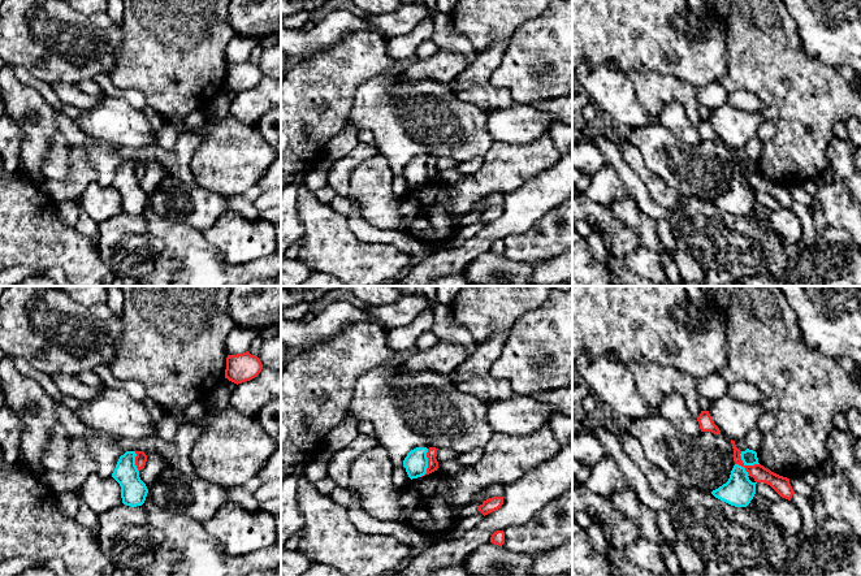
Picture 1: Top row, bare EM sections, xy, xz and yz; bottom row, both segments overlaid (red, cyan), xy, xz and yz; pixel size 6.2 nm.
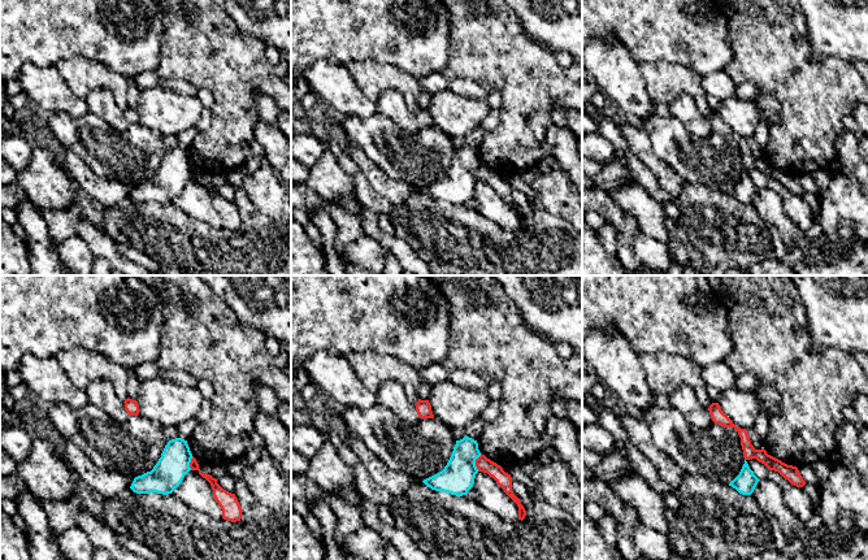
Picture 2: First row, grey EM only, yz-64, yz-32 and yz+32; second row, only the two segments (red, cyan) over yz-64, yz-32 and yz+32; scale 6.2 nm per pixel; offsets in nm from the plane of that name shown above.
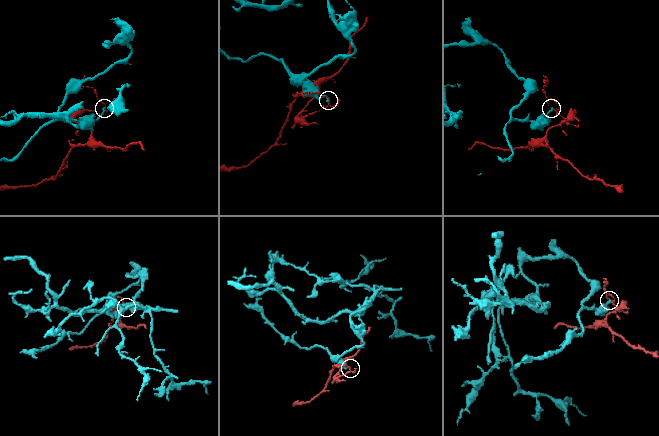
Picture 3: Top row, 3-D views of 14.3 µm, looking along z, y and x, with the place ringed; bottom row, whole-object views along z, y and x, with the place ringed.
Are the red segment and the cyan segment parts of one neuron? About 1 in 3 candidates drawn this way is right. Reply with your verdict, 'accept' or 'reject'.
reject

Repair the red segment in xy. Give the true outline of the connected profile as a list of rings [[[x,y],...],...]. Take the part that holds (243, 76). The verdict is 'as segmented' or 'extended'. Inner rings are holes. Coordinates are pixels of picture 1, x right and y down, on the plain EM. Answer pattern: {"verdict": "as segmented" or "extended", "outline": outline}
{"verdict": "as segmented", "outline": [[[248,60],[228,64],[225,87],[234,92],[242,92],[255,87],[263,78],[260,68]]]}

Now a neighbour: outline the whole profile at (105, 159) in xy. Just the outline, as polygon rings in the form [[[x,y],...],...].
[[[87,139],[81,146],[86,150],[87,159],[98,174],[96,182],[101,186],[112,186],[120,165],[126,161],[118,147],[96,139]]]

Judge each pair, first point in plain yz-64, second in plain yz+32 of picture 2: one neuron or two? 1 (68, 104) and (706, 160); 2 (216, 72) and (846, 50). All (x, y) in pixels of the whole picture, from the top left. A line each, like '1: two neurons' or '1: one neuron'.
1: two neurons
2: two neurons

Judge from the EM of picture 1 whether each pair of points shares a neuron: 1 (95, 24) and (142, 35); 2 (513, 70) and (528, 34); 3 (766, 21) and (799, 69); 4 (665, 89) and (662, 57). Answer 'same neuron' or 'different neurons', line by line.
1: different neurons
2: same neuron
3: same neuron
4: different neurons

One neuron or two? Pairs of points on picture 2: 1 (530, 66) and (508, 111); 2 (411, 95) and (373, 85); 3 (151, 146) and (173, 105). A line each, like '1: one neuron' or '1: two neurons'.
1: one neuron
2: one neuron
3: two neurons

